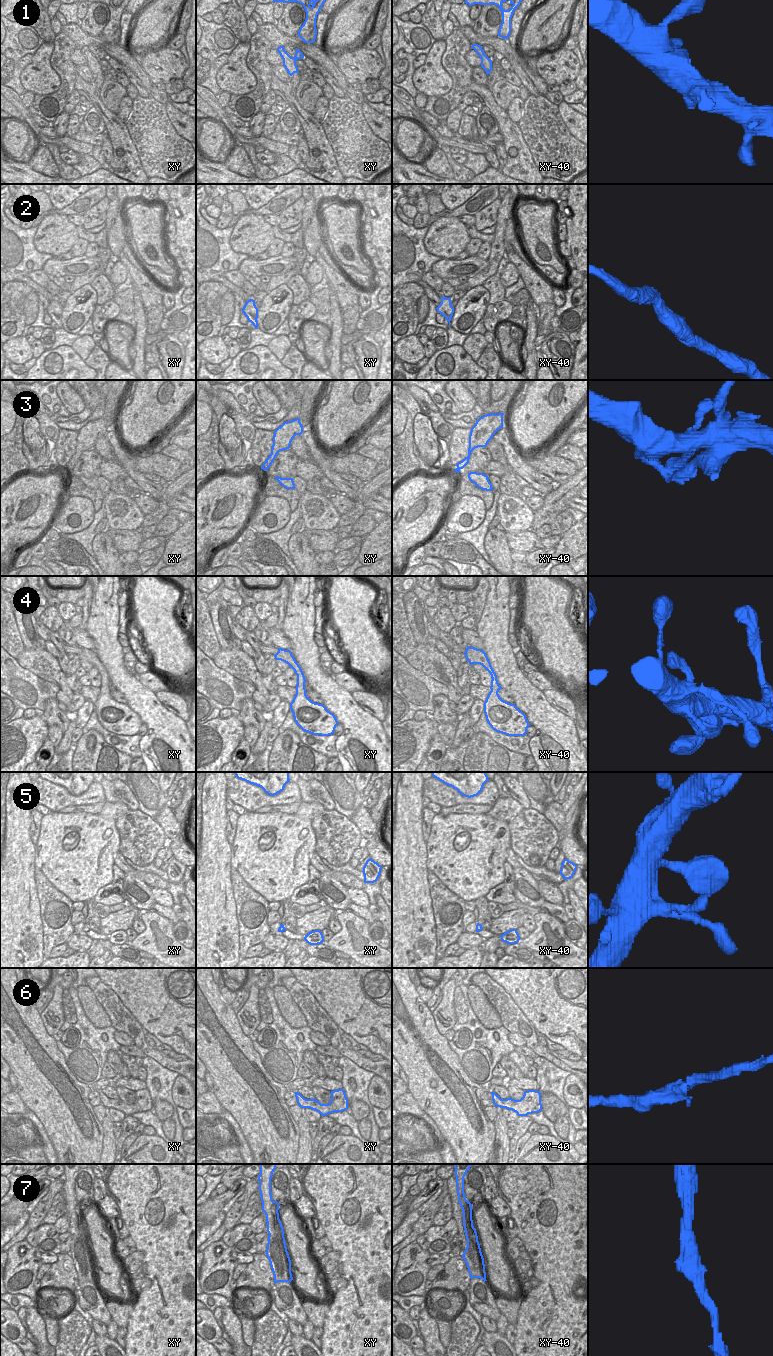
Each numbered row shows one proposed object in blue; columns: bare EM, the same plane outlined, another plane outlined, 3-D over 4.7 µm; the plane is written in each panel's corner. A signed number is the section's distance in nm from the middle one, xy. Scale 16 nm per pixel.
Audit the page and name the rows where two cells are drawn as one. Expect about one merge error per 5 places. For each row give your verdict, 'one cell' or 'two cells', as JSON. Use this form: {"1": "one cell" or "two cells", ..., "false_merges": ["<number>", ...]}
{"1": "one cell", "2": "one cell", "3": "one cell", "4": "one cell", "5": "one cell", "6": "one cell", "7": "one cell", "false_merges": []}

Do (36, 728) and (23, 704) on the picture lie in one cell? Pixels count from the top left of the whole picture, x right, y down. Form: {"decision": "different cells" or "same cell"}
{"decision": "different cells"}

